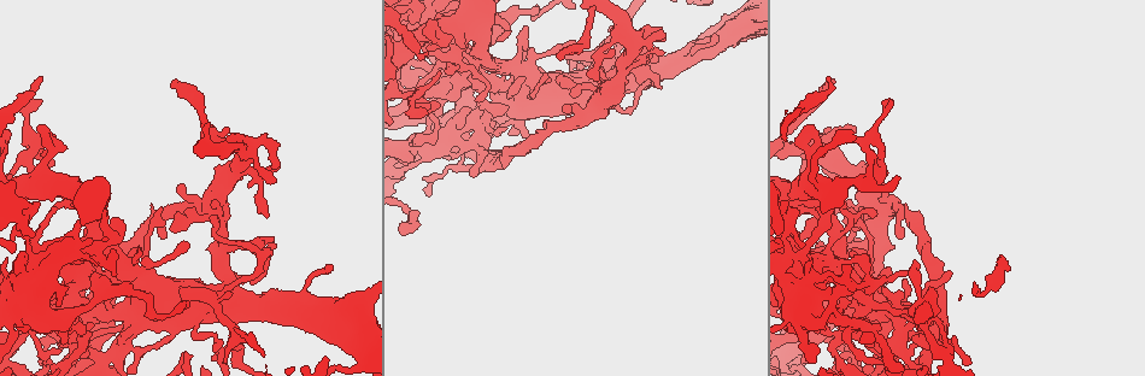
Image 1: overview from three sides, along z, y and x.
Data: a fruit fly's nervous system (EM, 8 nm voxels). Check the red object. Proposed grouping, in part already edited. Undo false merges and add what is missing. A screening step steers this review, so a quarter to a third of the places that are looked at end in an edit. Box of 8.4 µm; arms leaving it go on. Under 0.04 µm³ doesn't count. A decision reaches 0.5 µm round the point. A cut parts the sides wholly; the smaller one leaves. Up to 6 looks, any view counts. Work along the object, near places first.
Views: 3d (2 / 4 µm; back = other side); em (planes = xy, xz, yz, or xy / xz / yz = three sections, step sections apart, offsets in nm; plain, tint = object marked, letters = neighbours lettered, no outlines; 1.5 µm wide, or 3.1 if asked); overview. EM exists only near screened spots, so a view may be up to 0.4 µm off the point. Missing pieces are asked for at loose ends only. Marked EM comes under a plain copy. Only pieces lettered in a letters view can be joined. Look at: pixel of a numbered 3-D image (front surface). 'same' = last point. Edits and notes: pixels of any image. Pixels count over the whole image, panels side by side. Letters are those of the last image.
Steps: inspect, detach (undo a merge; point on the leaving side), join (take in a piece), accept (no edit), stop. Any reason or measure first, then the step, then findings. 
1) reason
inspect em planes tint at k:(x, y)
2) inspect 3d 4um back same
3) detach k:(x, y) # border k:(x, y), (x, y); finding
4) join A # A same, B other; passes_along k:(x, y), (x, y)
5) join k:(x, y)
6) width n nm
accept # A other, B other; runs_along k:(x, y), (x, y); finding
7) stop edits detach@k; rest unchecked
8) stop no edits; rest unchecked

inspect 3d 2um at 1:(717, 35)

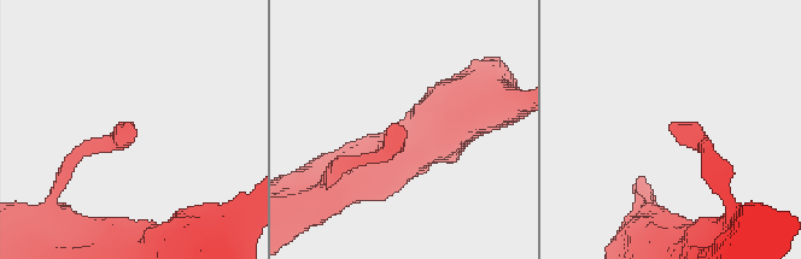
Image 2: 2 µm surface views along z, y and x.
inspect em planes letters at 2:(130, 127)

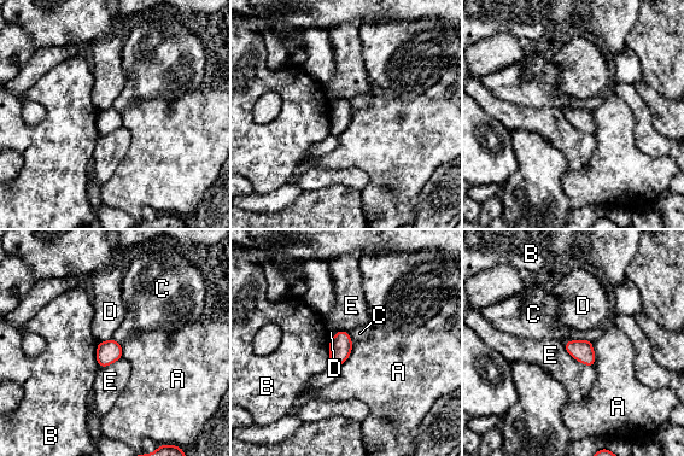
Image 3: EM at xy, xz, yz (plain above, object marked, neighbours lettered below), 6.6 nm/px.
width 140 nm
accept # A other, B other, C other, D other, E other; border 3:(583, 339), (572, 339), (565, 344); none of them fits

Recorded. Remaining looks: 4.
inspect 3d 4um at 1:(450, 87)

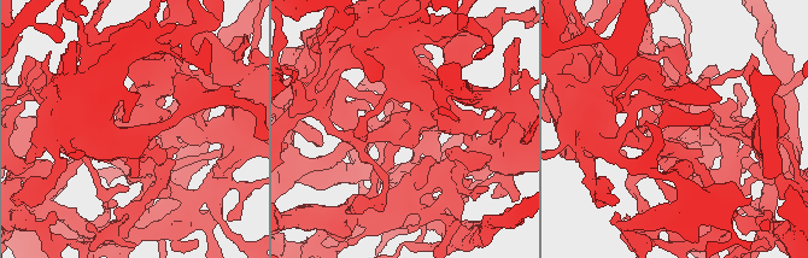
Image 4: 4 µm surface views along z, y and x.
shape alone is not enough
inspect em yz step 8 tint at 4:(670, 138)

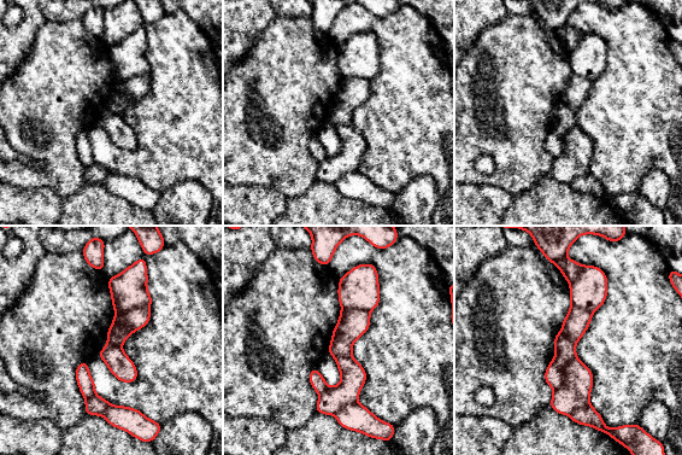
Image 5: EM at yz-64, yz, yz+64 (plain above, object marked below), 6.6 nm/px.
another direction
inspect em planes letters same

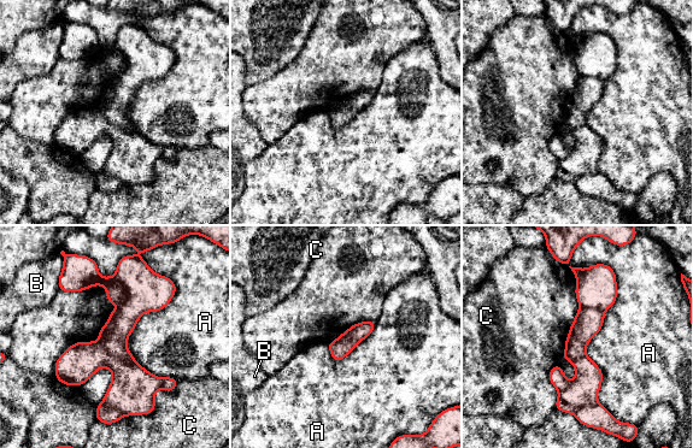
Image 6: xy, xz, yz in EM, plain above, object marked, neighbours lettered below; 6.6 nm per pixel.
accept # A other, B other, C other; one neuron here

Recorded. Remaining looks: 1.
stop no edits; rest unchecked

